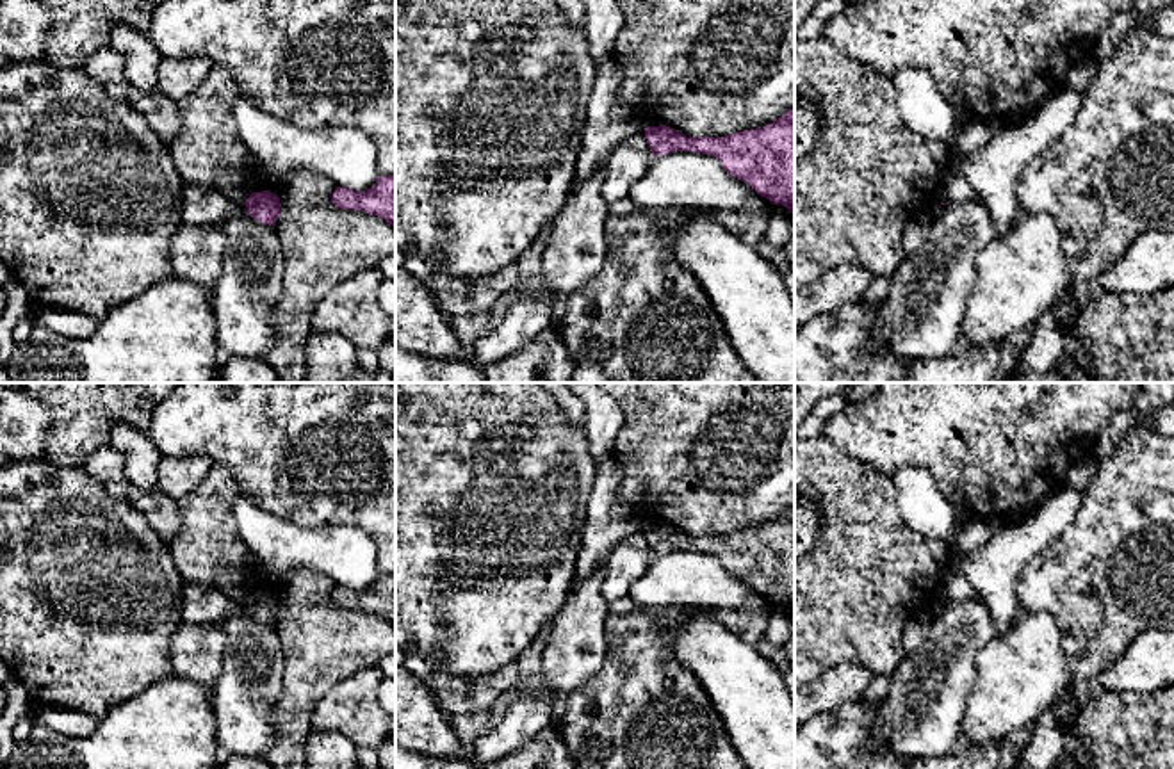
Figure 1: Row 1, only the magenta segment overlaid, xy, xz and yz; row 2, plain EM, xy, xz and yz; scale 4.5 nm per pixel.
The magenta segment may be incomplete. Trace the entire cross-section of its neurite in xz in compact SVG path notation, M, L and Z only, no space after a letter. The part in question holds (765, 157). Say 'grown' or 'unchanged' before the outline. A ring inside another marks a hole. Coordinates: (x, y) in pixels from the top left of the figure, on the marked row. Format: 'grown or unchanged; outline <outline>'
unchanged; outline M795 107L762 128L743 130L727 137L686 137L666 125L659 125L647 126L645 139L654 157L673 151L716 157L727 173L743 180L773 205L784 205L795 217Z

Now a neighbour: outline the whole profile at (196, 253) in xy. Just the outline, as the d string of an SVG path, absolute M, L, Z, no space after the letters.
M182 224L169 244L171 274L214 294L224 247L226 237L221 228Z

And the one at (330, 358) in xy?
M310 331L305 354L306 383L351 383L360 370L356 347L333 331Z

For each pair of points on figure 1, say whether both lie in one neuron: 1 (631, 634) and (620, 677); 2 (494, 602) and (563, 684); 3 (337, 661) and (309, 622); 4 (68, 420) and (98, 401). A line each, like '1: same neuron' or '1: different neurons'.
1: same neuron
2: different neurons
3: same neuron
4: same neuron

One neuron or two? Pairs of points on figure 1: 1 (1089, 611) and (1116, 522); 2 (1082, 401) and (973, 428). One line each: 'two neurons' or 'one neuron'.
1: one neuron
2: one neuron

